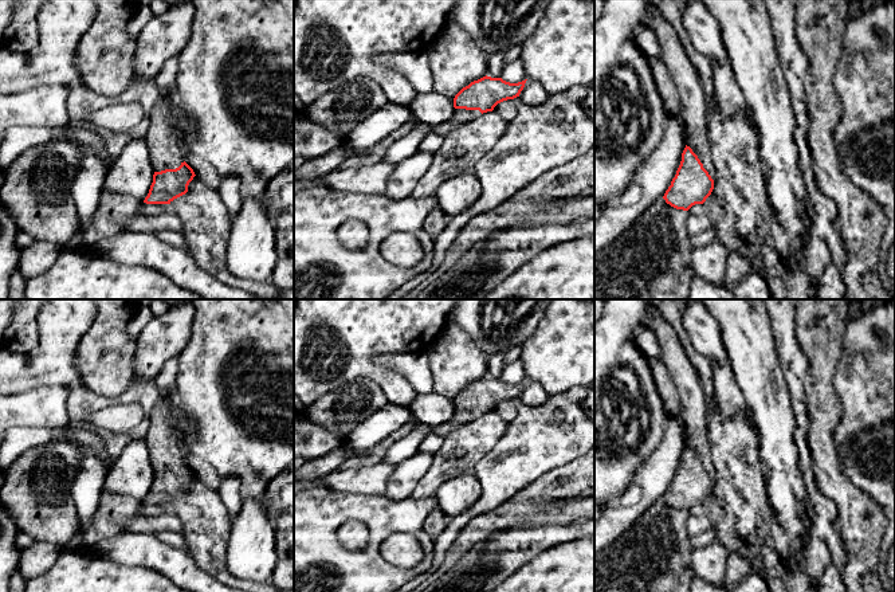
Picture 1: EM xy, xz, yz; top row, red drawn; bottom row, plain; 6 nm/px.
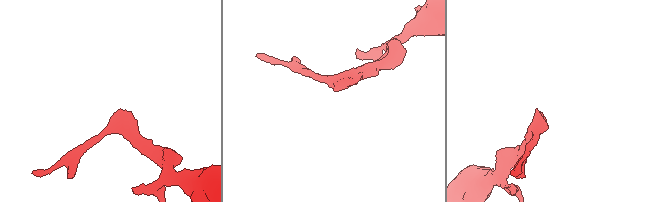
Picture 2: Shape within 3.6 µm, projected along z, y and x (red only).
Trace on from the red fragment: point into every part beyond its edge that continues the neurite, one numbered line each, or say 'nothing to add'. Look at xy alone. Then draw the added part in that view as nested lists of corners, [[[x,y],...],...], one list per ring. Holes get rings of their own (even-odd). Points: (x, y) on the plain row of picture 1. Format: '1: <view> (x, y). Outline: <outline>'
1: xy (165, 439). Outline: [[[164,395],[157,400],[145,442],[154,473],[176,470],[185,462],[188,446],[184,420],[176,411],[174,395]]]

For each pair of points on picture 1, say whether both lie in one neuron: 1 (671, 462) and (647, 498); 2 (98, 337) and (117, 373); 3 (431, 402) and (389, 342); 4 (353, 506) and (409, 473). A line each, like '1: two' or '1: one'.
1: one
2: one
3: two
4: two

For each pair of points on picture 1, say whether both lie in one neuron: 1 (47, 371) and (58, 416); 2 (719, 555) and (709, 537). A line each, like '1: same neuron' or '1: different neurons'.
1: different neurons
2: different neurons

